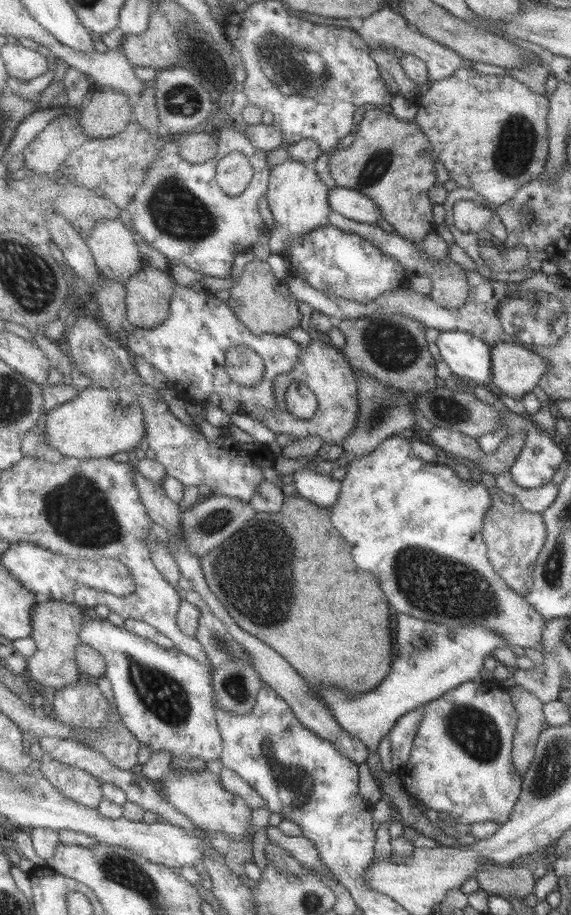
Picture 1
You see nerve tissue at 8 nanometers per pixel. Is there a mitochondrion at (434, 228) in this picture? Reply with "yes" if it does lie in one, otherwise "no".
no

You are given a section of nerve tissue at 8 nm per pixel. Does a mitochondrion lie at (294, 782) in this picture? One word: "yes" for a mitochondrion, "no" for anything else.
yes

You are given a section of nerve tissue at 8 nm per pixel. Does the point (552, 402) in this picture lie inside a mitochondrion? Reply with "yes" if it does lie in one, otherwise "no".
no

